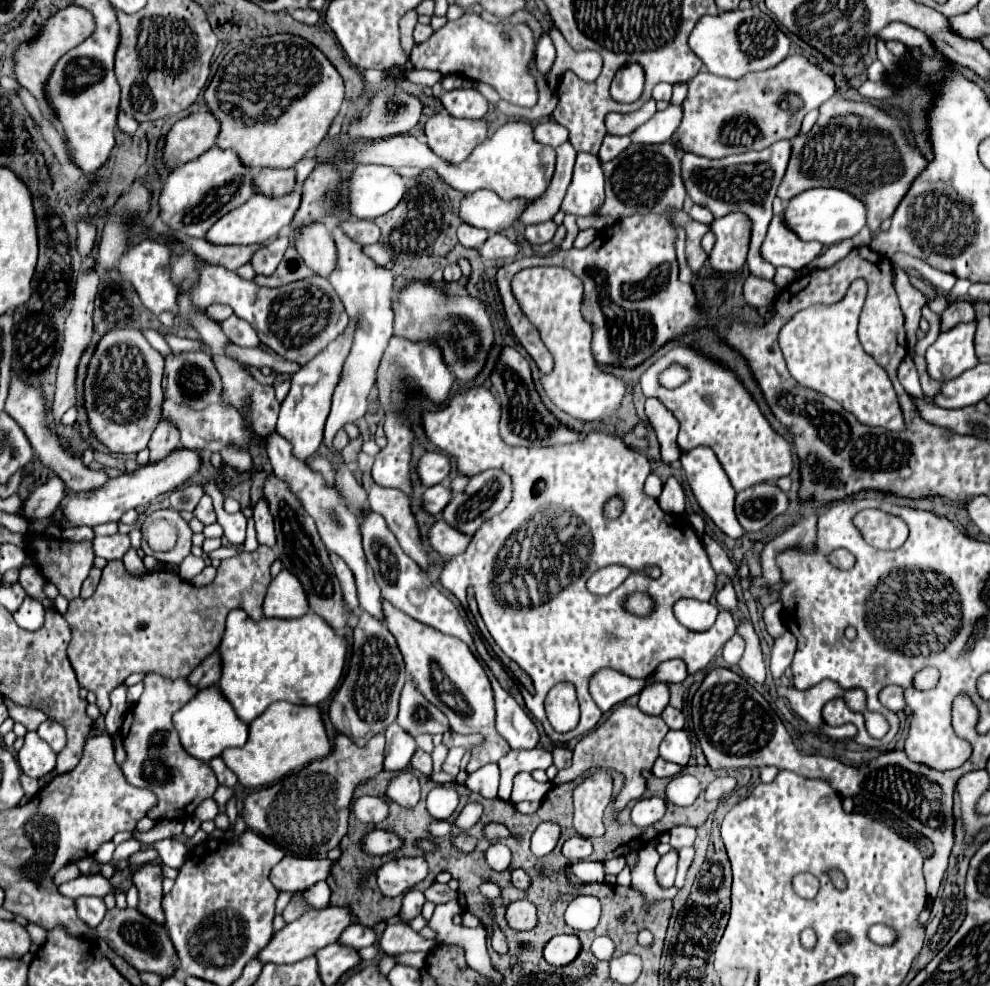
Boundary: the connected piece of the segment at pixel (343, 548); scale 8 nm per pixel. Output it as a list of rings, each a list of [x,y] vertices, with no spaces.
[[[274,430],[266,436],[266,452],[268,452],[268,458],[272,462],[272,468],[274,472],[284,478],[290,486],[290,490],[294,494],[298,494],[298,498],[302,500],[306,512],[314,518],[316,526],[318,526],[318,532],[320,532],[320,538],[324,542],[324,546],[332,552],[336,552],[346,564],[348,568],[352,570],[354,574],[354,580],[356,580],[356,592],[358,592],[358,602],[360,602],[360,610],[372,614],[374,618],[378,618],[380,622],[386,622],[384,620],[384,610],[382,610],[382,594],[380,594],[380,588],[374,580],[374,574],[372,574],[372,568],[368,566],[368,560],[364,556],[364,550],[362,550],[362,540],[360,540],[360,532],[358,532],[358,518],[340,502],[338,494],[334,488],[326,486],[324,480],[320,478],[320,474],[312,472],[306,462],[296,462],[296,458],[292,458],[292,448],[288,446],[288,442]]]

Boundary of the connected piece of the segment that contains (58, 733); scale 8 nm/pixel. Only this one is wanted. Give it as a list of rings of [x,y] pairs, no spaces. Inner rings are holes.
[[[54,720],[42,722],[36,732],[38,732],[38,736],[40,736],[42,740],[46,740],[46,742],[50,744],[50,748],[52,748],[54,752],[60,752],[60,750],[66,746],[66,732],[64,732],[64,728],[62,728],[58,722],[54,722]]]

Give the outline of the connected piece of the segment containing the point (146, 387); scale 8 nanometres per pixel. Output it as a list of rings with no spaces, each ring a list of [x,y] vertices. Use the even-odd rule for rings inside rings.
[[[108,330],[90,358],[84,380],[84,408],[90,434],[112,454],[134,456],[146,448],[152,430],[160,422],[164,358],[156,352],[140,330]]]

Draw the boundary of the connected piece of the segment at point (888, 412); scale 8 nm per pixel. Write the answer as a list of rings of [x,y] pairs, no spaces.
[[[858,278],[852,282],[844,300],[836,306],[812,306],[798,312],[792,322],[780,330],[780,348],[790,374],[802,386],[836,400],[844,410],[860,418],[862,424],[886,428],[890,432],[902,432],[906,430],[906,424],[896,390],[884,368],[862,350],[856,336],[866,290],[866,280]]]

